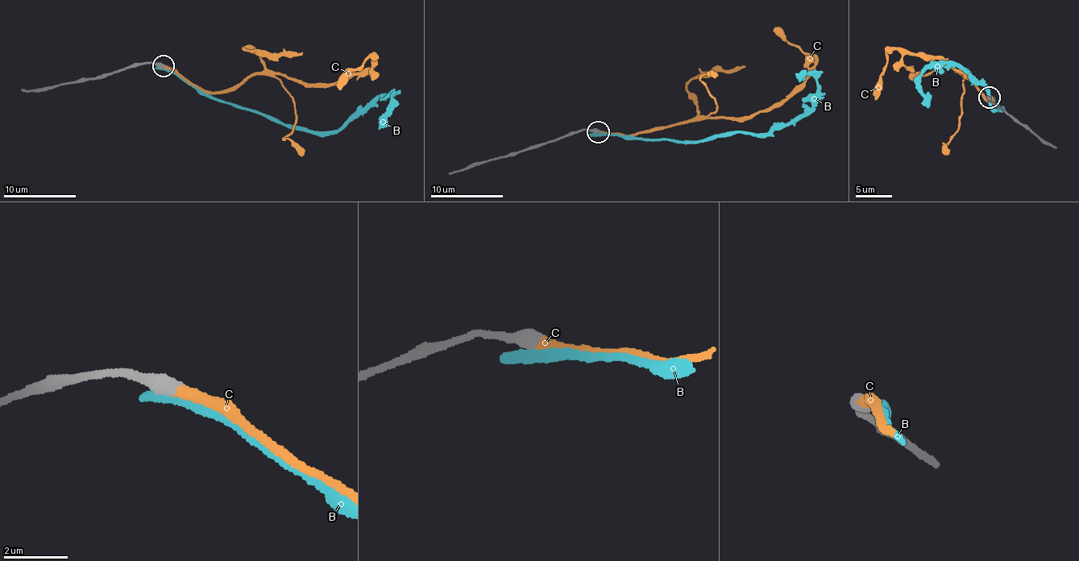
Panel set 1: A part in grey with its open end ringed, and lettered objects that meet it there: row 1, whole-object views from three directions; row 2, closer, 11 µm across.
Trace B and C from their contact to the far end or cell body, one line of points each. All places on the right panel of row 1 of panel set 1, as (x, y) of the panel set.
B: (991, 98), (1002, 110), (993, 109), (986, 88), (961, 67), (936, 65), (921, 76), (919, 93), (929, 107)
C: (989, 97), (965, 75), (945, 61), (891, 49), (881, 78), (881, 90), (875, 99)

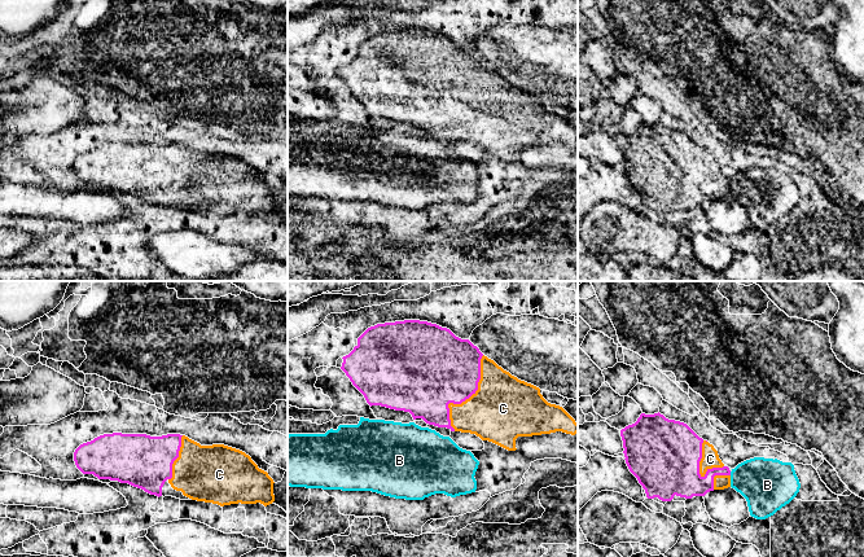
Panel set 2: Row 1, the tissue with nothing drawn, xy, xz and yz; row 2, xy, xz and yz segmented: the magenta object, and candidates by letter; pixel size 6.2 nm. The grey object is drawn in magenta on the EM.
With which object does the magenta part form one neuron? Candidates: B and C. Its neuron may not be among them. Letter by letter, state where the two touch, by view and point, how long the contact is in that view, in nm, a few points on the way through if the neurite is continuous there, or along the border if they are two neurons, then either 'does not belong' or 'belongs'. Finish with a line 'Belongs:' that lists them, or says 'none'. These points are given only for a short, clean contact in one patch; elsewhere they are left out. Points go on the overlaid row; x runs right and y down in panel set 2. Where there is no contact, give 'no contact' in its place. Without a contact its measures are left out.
B: yz (729, 473) | 30 nm | along yz (729, 472), (731, 474) | does not belong
C: xz (466, 398) | 500 nm | belongs
Belongs: C

